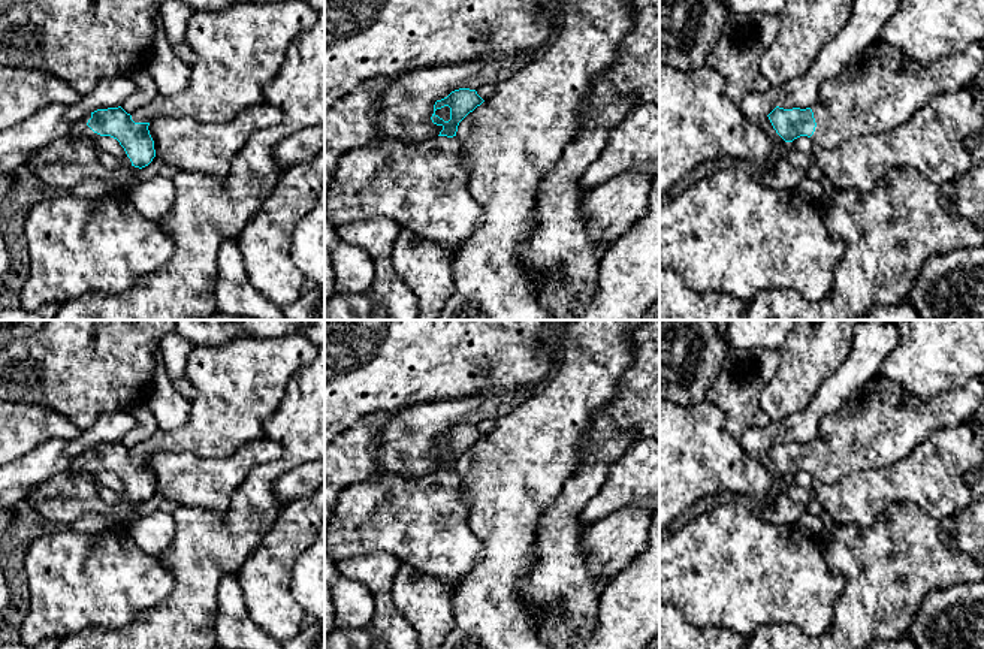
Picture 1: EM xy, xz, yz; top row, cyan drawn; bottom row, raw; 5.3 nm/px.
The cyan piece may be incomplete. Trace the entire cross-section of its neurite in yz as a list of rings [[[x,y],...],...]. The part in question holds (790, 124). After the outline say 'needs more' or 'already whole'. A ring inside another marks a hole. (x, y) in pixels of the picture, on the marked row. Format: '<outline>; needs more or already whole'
[[[879,37],[855,55],[834,78],[820,85],[818,99],[811,108],[784,109],[776,106],[767,117],[785,142],[808,136],[814,145],[833,150],[849,138],[878,135],[905,124],[932,97],[969,85],[983,66],[984,45],[980,42],[974,42],[959,54],[921,66],[899,46]]]; needs more

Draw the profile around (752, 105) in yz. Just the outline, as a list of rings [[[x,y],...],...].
[[[778,90],[764,93],[746,93],[739,108],[749,121],[757,121],[761,115],[769,115],[776,108]]]

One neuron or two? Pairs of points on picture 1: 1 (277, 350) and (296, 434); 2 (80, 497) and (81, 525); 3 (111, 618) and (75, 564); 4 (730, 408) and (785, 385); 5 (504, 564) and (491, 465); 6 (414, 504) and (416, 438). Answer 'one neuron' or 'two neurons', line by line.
1: two neurons
2: two neurons
3: one neuron
4: two neurons
5: one neuron
6: two neurons

